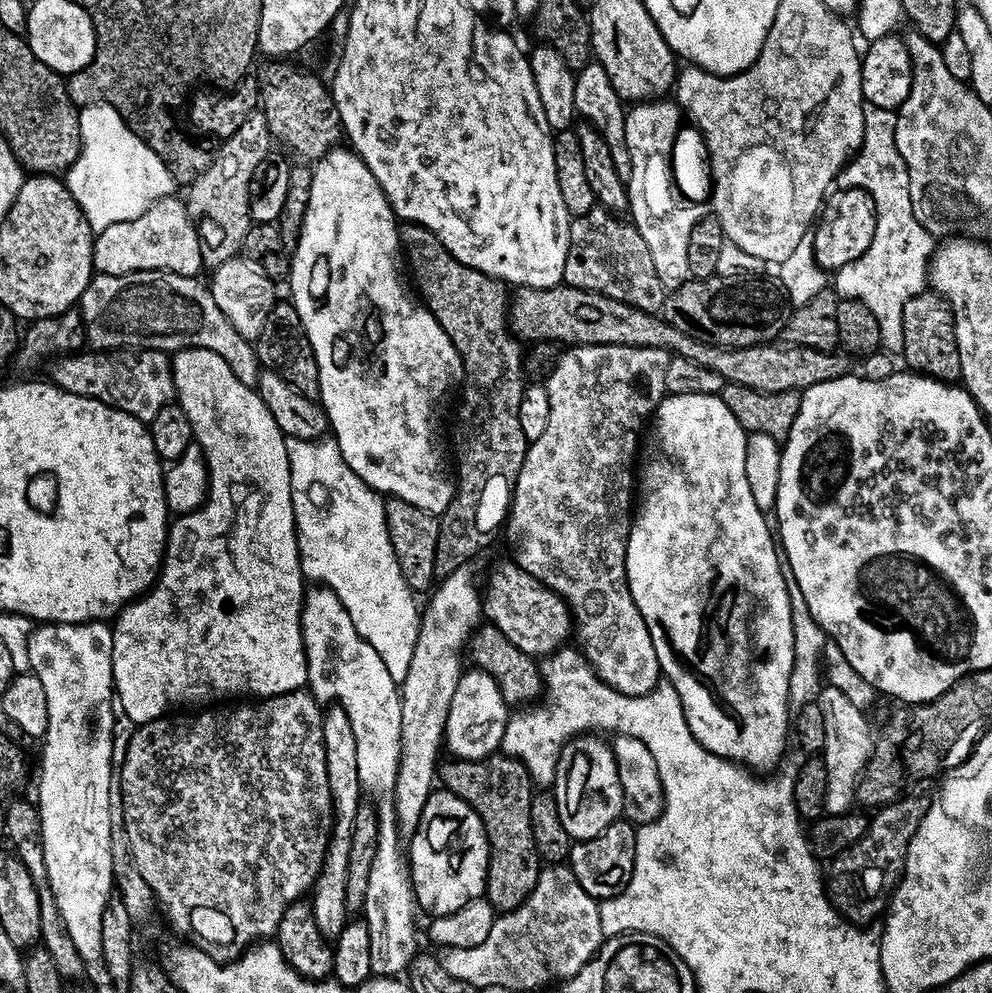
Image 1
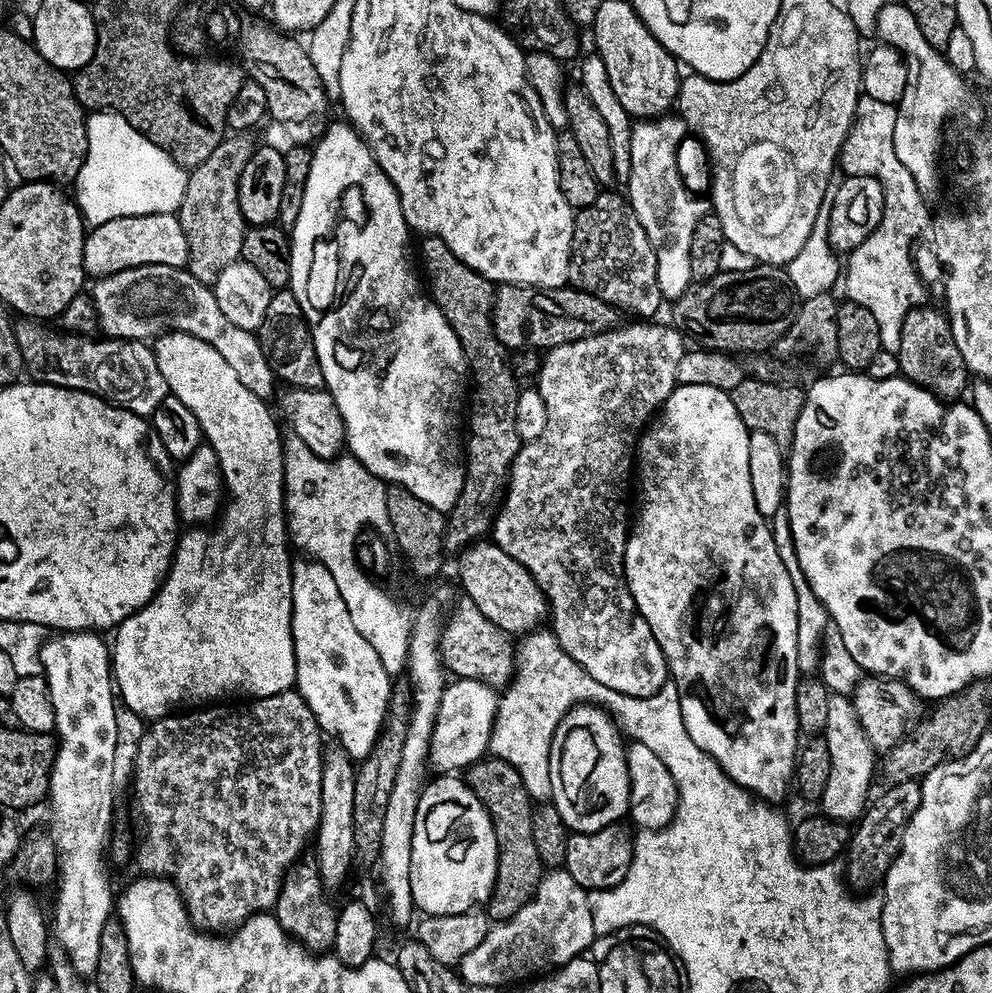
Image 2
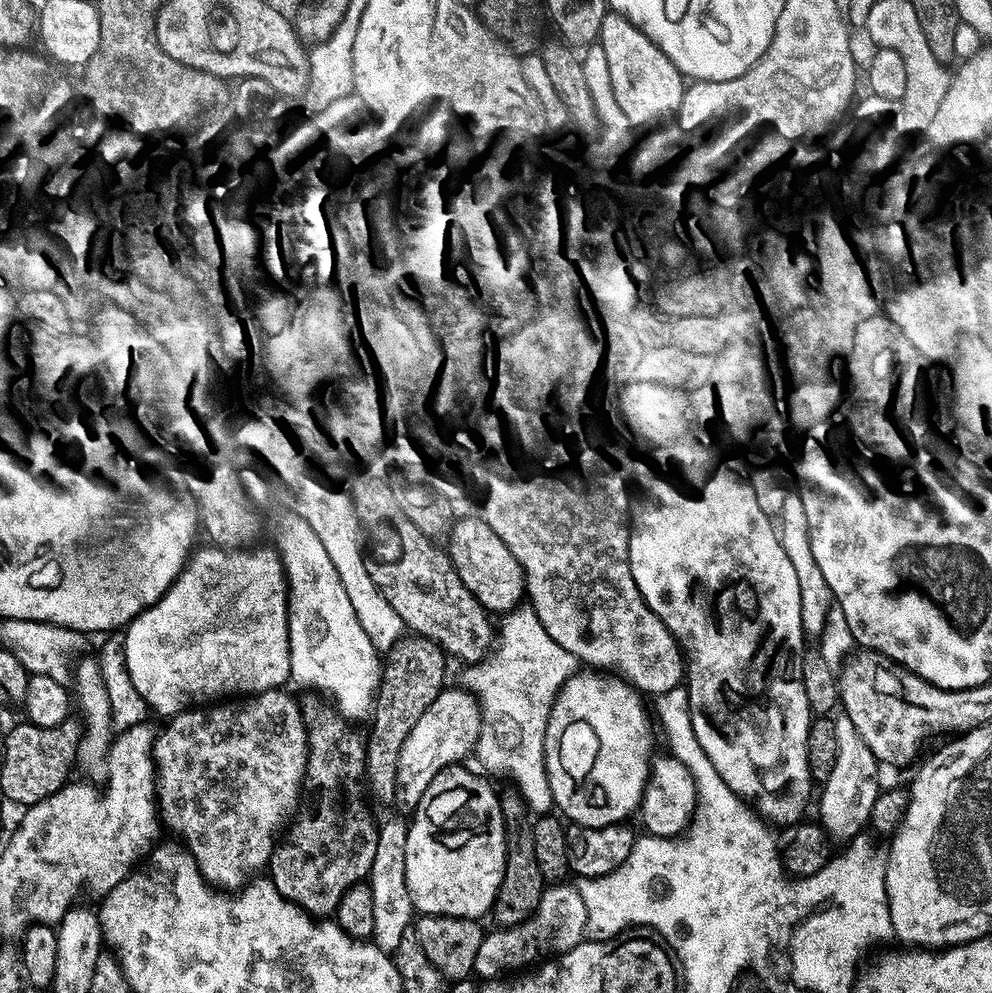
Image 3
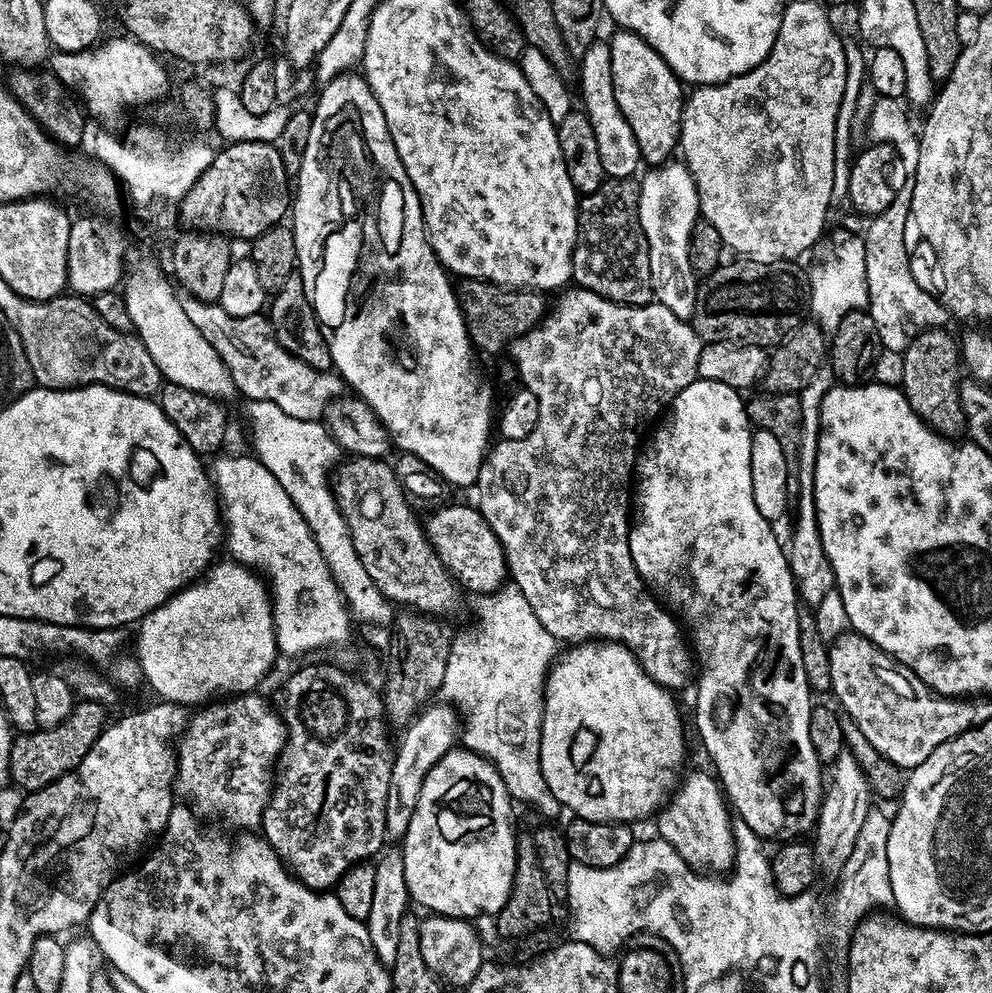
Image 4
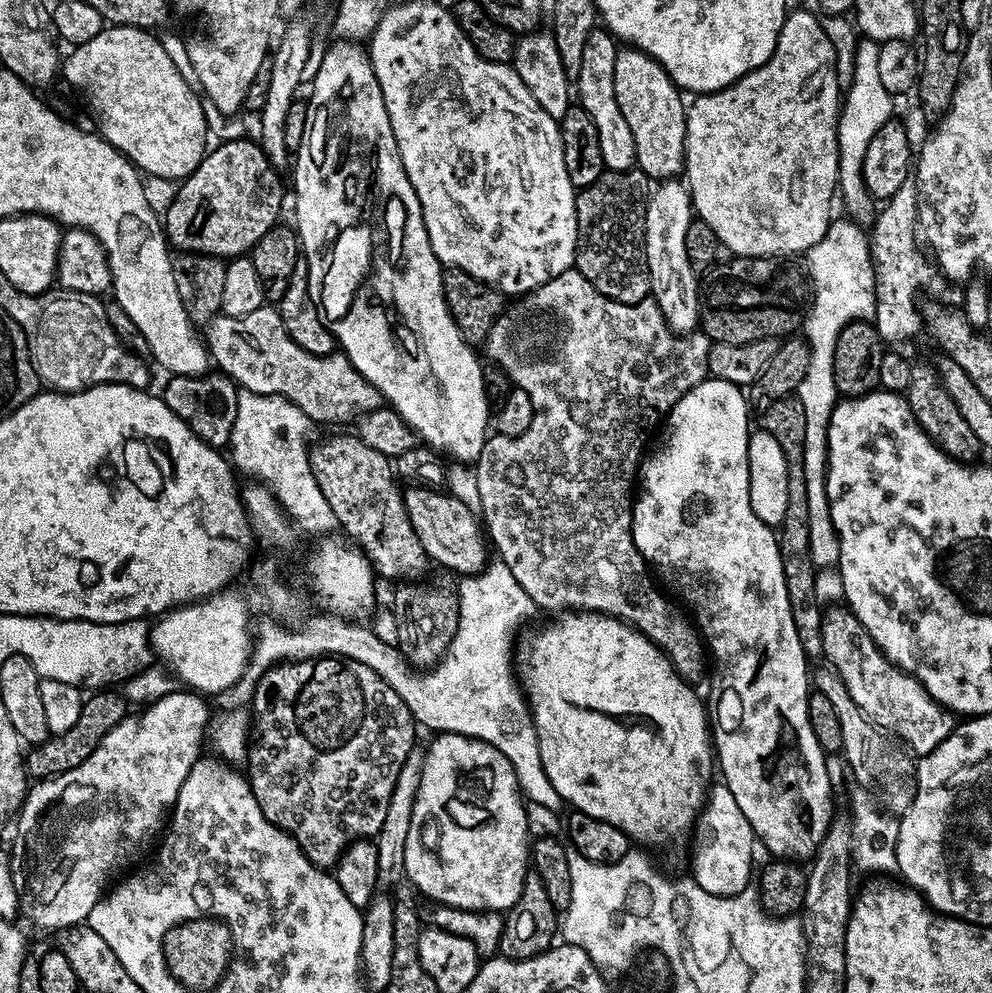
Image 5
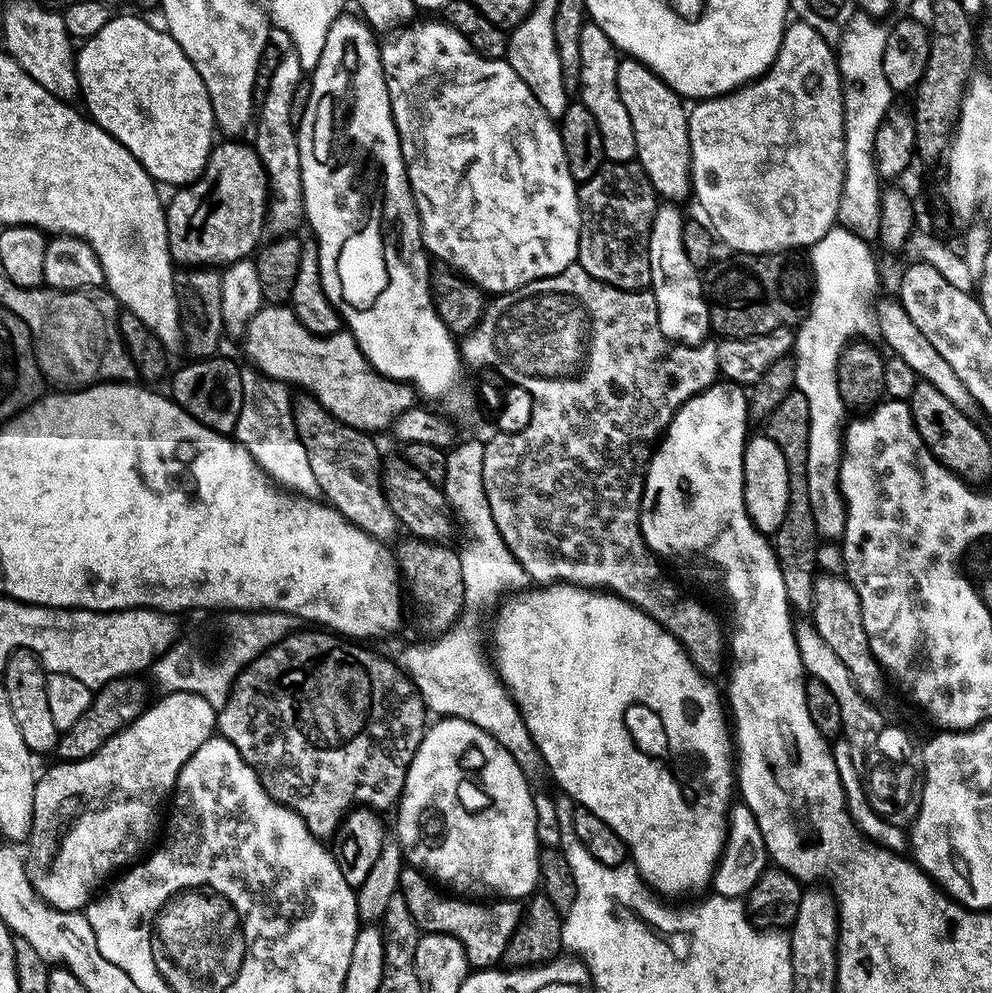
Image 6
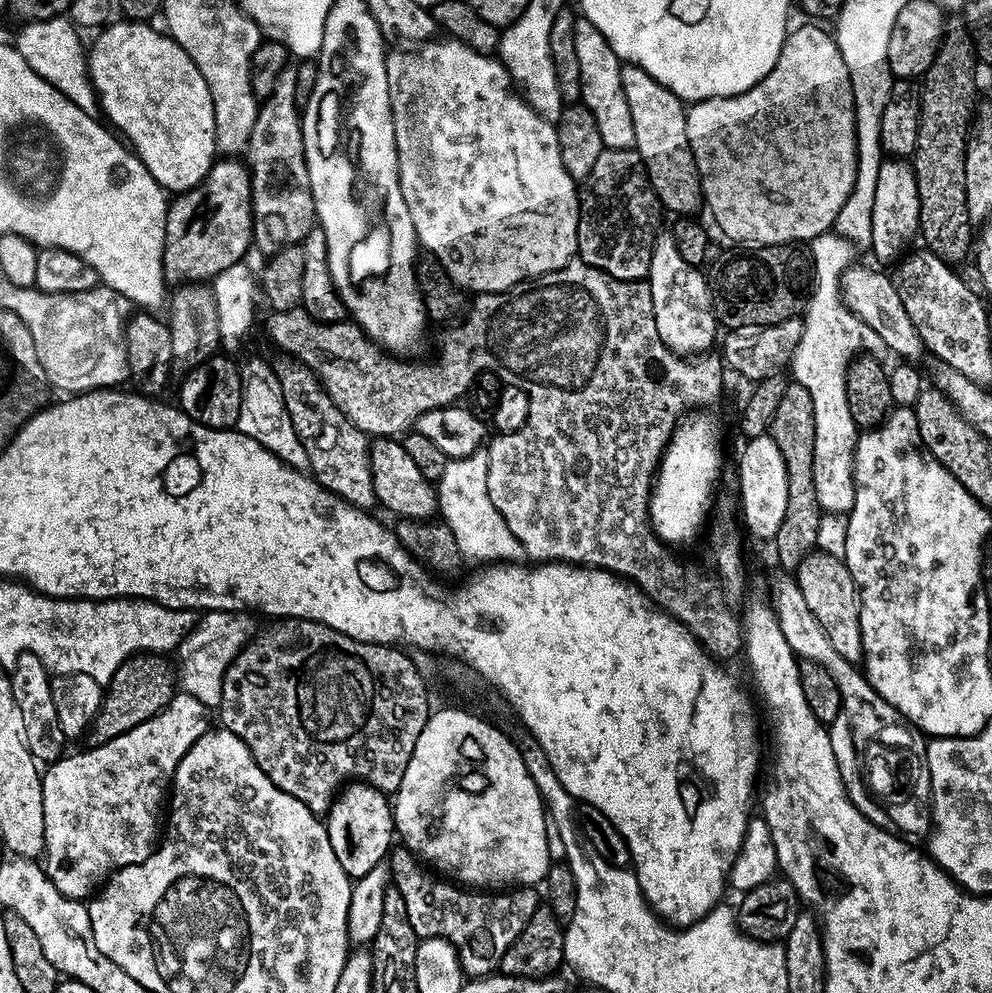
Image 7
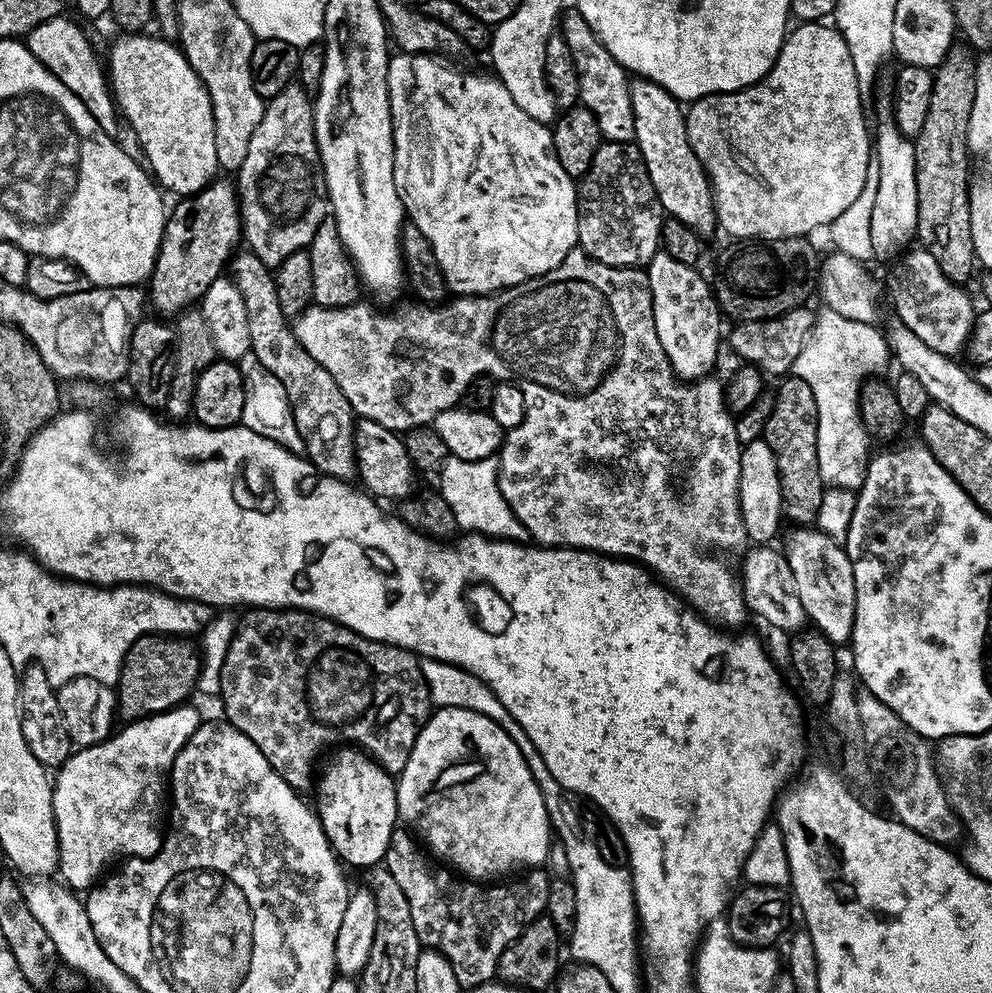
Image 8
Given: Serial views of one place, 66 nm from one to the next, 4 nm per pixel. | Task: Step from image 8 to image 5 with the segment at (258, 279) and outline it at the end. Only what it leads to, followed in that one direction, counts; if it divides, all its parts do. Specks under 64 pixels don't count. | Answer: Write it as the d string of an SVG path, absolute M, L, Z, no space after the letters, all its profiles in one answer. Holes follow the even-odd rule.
M351 435L332 436L321 444L311 445L312 473L322 490L322 498L330 502L330 510L334 510L337 525L341 529L344 527L343 535L368 557L377 577L400 580L396 582L411 581L408 580L411 576L420 576L430 568L430 561L422 550L422 542L418 542L418 534L414 534L414 526L410 526L410 518L404 505L404 493L398 483L393 461L386 454L374 450L374 446L361 440L359 435Z

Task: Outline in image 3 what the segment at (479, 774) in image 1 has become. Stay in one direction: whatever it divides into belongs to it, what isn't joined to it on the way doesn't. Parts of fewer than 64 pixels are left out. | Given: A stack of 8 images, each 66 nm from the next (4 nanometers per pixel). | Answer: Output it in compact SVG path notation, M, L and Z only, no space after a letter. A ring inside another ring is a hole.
M515 790L501 791L499 798L506 830L506 866L496 901L492 904L490 920L493 920L496 928L512 928L534 914L544 893L546 881L538 867L538 857L534 851L533 817L528 803Z

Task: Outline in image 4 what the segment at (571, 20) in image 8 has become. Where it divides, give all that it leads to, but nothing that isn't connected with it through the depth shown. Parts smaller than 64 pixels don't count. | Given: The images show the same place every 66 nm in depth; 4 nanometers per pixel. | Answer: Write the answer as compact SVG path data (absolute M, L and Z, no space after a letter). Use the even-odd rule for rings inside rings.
M597 38L586 50L586 54L579 57L579 84L580 96L584 99L582 110L590 118L590 126L594 126L594 139L598 141L598 154L602 158L605 177L613 180L635 177L637 175L635 172L639 173L642 168L638 138L634 138L630 122L626 122L622 110L618 110L618 102L614 102L614 82L610 70L610 46L607 39Z

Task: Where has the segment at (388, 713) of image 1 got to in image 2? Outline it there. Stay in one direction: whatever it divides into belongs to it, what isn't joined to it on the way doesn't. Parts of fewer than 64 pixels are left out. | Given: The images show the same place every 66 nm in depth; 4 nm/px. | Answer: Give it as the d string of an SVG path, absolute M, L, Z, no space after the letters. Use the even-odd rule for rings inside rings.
M297 559L292 565L292 637L296 655L294 688L310 706L321 729L325 733L333 732L340 739L337 740L339 745L348 751L353 761L363 762L372 755L372 749L385 731L388 701L392 698L394 684L374 646L358 634L358 626L354 626L354 618L350 618L350 610L346 602L342 602L342 590L338 590L334 574L330 574L330 570L319 560L302 559Z

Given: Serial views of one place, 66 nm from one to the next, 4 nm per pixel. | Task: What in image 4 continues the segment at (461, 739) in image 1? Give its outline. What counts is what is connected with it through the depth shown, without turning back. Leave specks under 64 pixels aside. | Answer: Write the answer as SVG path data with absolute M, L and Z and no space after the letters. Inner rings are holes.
M436 702L425 707L403 729L405 732L400 740L400 748L398 744L392 757L390 790L386 790L386 836L389 841L403 841L406 830L410 826L410 818L414 818L414 810L426 774L430 774L432 767L449 750L457 747L458 733L461 728L462 720L457 709L447 702Z

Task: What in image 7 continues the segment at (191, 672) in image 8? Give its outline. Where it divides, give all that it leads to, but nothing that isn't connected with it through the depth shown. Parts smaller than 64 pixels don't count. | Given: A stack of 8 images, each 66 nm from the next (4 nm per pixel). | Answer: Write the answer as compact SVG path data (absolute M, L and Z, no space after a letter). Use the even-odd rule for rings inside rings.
M137 654L131 656L114 674L108 679L106 691L98 714L94 718L92 727L87 733L86 740L89 745L105 744L154 718L168 703L177 695L178 681L176 673L170 667L163 655L160 654Z

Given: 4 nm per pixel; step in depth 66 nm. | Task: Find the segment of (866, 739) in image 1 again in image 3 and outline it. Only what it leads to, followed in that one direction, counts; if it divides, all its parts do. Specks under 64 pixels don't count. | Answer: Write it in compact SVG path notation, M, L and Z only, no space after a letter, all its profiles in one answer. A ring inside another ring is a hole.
M843 714L835 717L835 737L838 740L838 754L827 781L822 784L820 792L820 816L819 823L824 825L833 841L851 842L853 838L861 835L869 827L874 810L874 802L880 797L882 783L880 784L880 772L878 762L862 742L862 734L854 730L854 722Z

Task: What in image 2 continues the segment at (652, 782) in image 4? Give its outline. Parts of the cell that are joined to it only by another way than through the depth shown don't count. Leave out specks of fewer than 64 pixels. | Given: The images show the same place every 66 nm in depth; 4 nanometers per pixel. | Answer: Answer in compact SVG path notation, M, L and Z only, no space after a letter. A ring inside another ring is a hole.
M577 706L566 713L552 739L550 770L551 803L572 832L602 830L629 815L631 786L626 740L617 721L603 707Z

